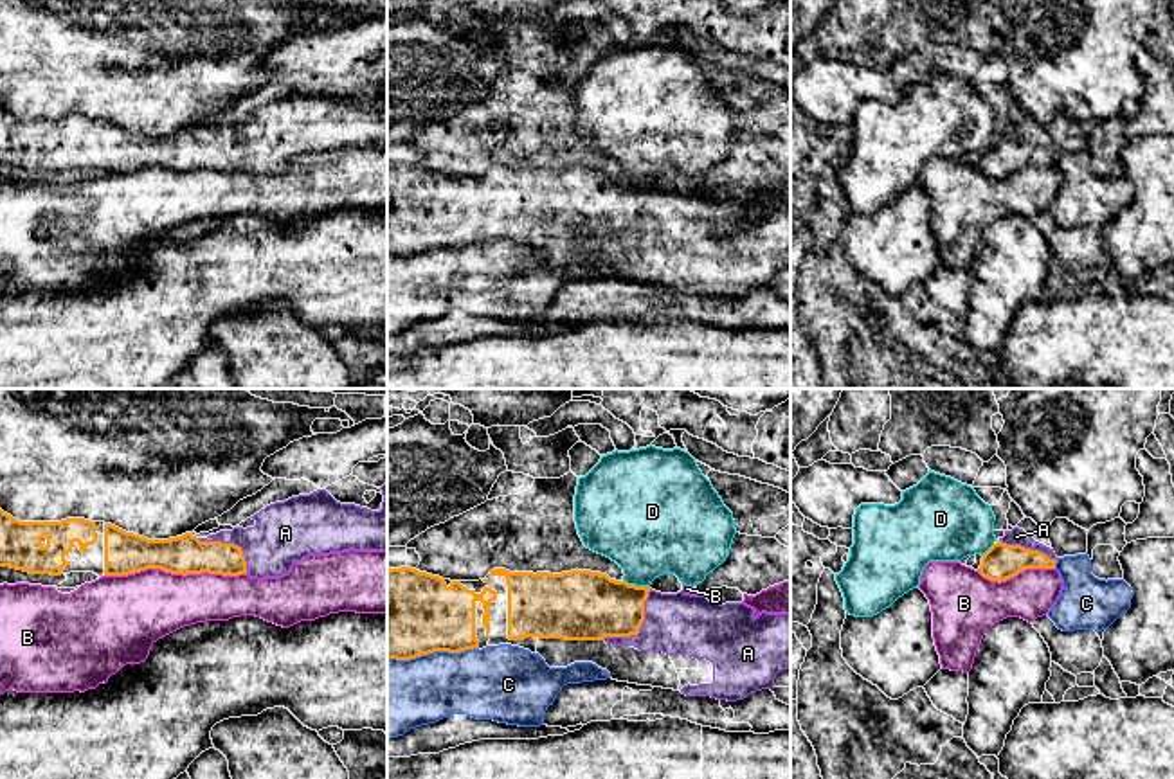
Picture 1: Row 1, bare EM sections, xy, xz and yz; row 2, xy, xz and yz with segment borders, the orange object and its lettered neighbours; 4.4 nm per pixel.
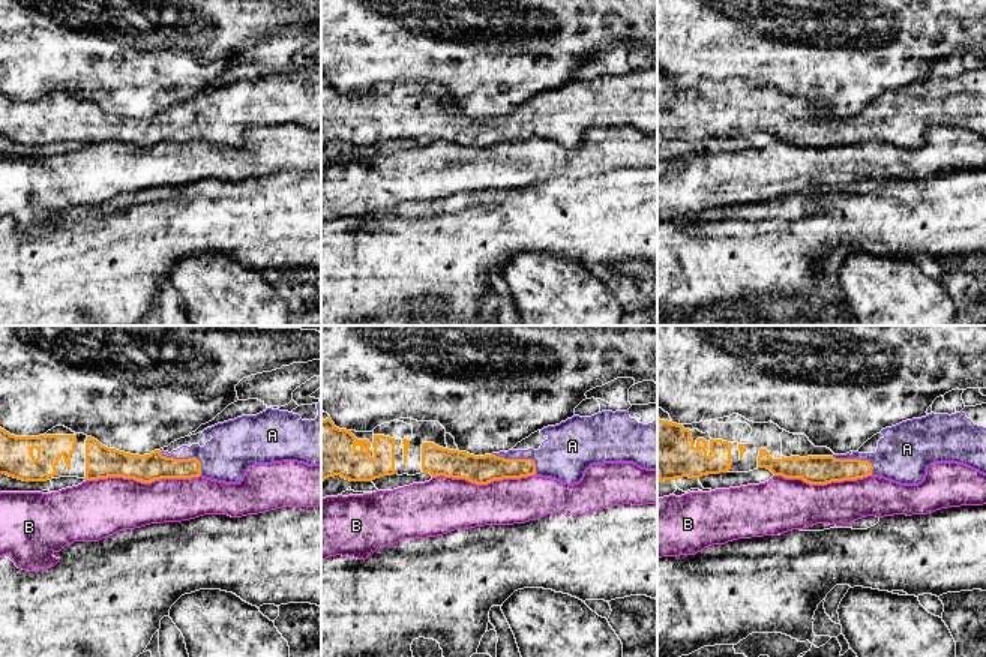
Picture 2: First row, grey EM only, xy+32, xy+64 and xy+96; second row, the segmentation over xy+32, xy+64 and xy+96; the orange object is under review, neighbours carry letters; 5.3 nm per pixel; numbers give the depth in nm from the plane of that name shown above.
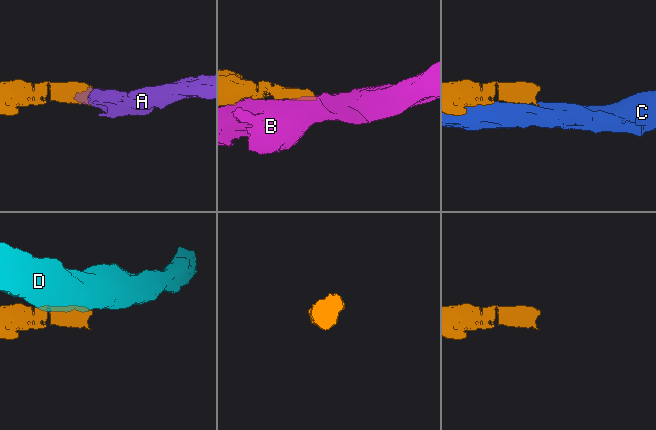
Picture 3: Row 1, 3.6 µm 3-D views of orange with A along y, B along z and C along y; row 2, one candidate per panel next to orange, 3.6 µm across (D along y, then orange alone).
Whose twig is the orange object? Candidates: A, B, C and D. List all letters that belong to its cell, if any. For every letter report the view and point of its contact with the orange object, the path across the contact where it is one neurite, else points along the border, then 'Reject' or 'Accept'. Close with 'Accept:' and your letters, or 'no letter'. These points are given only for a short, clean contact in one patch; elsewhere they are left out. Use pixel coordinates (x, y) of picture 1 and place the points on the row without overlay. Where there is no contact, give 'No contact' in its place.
A: Touches orange at xz (640, 223). Path across: xz (589, 202), (625, 211), (640, 223), (679, 220). Accept
B: Touches orange at xy (175, 170). Reject
C: Touches orange at xz (433, 249). Reject
D: Touches orange at xz (634, 182). Boundary: xz (623, 177), (649, 184). Reject
Accept: A

